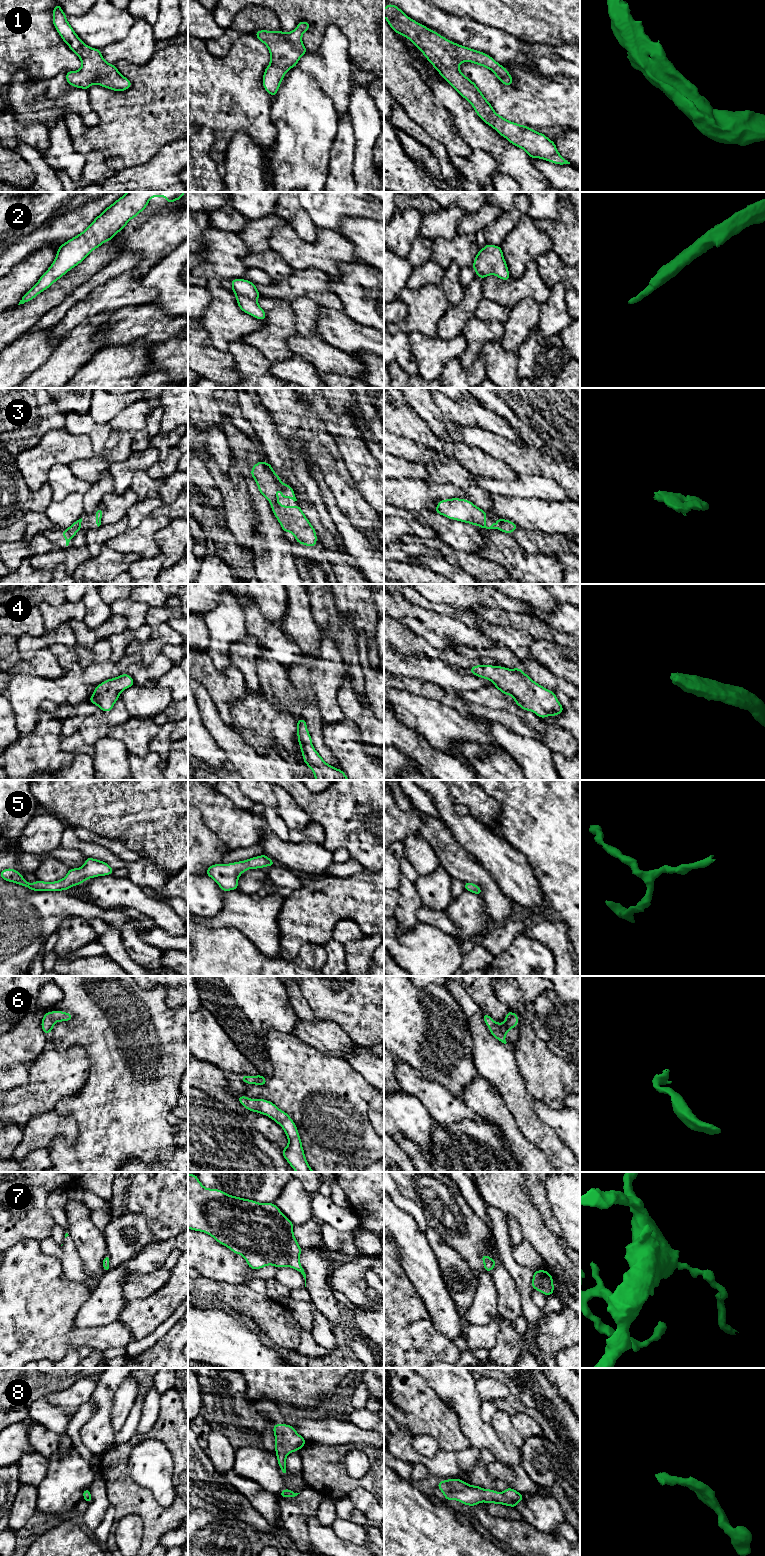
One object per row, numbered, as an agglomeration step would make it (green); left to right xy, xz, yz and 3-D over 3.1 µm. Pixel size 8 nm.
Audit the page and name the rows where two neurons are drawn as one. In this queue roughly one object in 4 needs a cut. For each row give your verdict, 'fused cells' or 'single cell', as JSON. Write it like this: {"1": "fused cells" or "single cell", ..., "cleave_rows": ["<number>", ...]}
{"1": "single cell", "2": "single cell", "3": "single cell", "4": "single cell", "5": "single cell", "6": "single cell", "7": "single cell", "8": "single cell", "cleave_rows": []}

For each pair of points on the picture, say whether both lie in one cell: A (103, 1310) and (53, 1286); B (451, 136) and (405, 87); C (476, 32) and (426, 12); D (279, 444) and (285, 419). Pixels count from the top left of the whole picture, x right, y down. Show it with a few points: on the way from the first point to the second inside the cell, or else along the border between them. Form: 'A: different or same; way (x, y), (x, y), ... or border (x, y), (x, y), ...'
A: different; border (91, 1290), (88, 1299), (77, 1313), (74, 1323)
B: same; way (439, 124), (418, 103), (417, 99)
C: same; way (464, 32), (438, 20)
D: different; border (272, 414), (277, 432), (286, 441), (290, 453)

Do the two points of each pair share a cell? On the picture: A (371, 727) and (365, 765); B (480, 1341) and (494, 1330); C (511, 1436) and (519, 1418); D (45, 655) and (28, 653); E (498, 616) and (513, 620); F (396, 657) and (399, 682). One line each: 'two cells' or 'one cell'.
A: two cells
B: one cell
C: two cells
D: two cells
E: one cell
F: two cells

